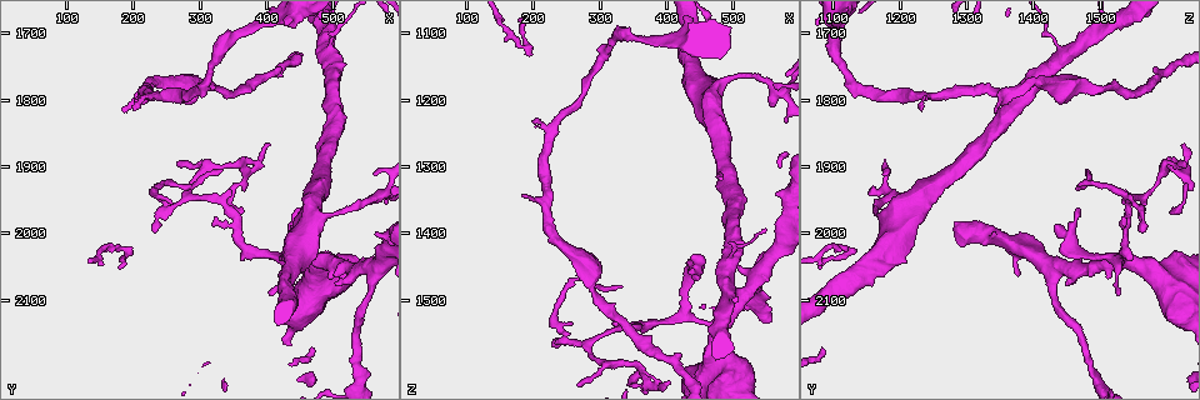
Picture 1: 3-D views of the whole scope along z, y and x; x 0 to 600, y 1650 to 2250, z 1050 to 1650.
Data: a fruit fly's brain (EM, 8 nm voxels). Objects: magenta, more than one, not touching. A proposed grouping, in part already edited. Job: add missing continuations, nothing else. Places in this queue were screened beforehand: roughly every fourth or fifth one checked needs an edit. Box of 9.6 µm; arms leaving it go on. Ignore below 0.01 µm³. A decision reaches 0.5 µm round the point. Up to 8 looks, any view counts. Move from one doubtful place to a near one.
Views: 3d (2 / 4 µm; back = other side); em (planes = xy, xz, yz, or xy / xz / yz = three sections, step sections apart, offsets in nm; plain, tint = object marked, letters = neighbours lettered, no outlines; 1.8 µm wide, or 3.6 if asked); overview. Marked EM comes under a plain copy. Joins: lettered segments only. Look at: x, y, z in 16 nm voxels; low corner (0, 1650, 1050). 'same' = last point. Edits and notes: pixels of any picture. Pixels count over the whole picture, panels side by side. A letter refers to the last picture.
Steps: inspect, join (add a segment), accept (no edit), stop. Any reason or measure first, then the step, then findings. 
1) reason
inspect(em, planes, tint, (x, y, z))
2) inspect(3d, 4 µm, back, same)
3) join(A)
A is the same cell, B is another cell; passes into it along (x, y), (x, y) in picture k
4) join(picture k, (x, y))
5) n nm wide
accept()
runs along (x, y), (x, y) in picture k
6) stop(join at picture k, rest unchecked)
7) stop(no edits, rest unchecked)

tapers out
inspect(em, xy, step 16, tint, (360, 1965, 1610))

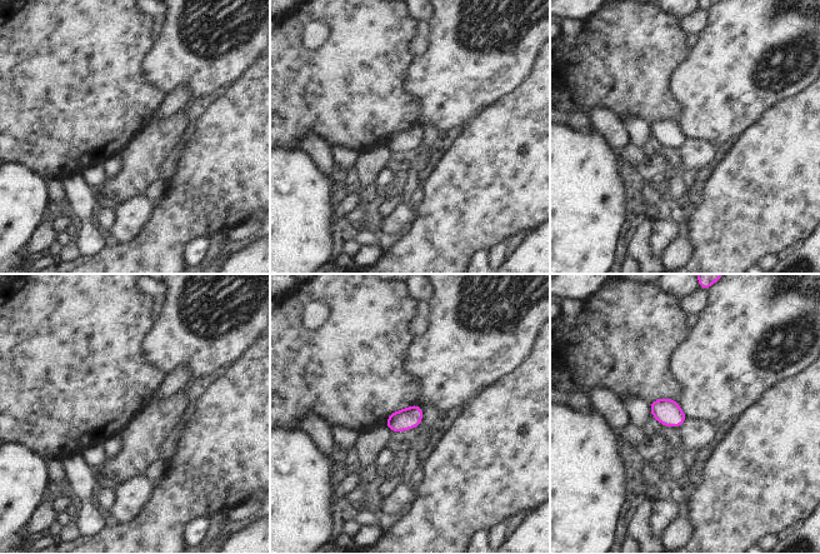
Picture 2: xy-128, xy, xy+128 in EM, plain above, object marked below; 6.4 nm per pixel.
inspect(em, xz, step 16, letters, same)

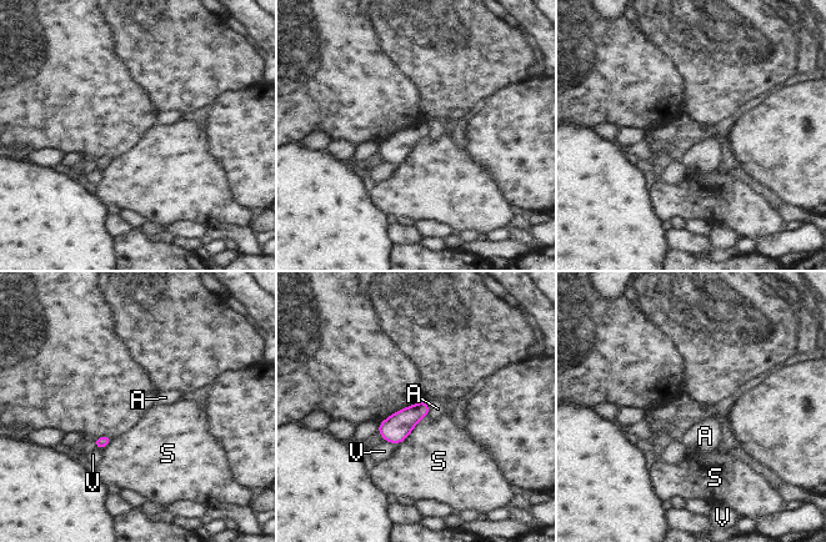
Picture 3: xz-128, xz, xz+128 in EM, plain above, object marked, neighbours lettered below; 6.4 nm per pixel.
accept()
A, S and V are other cells; border along (427, 415), (398, 445) in picture 3; no lettered segment goes on from it

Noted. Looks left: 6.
tapers out
inspect(3d, 4 µm, (560, 1905, 1180))

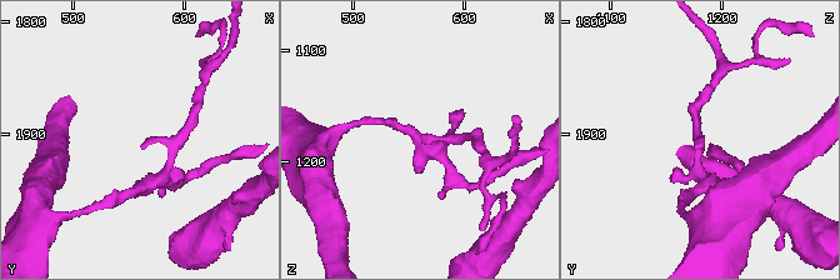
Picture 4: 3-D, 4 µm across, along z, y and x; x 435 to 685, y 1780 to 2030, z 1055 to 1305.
inspect(em, planes, tint, (558, 1908, 1176))

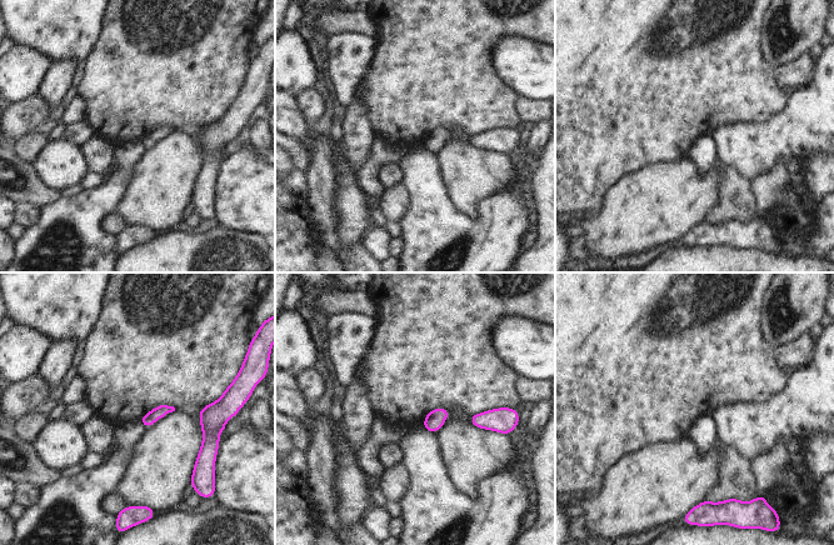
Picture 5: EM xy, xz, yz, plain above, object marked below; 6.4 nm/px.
inspect(em, planes, letters, same)

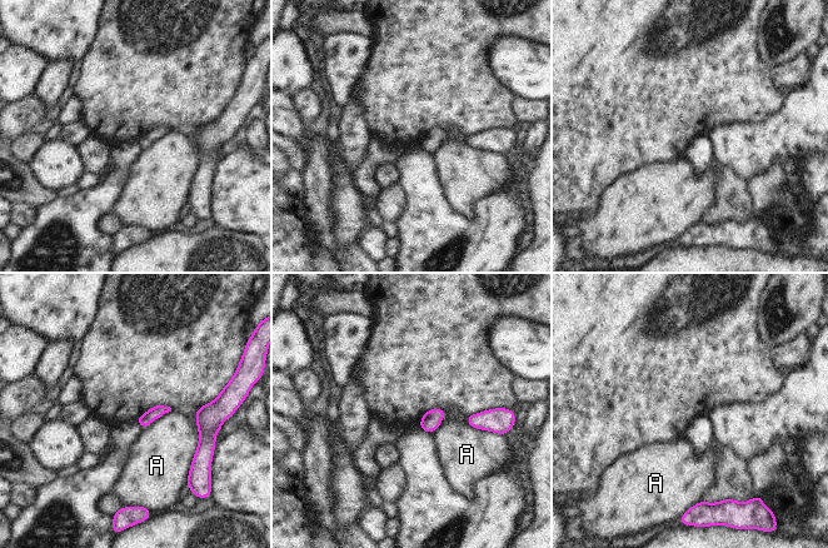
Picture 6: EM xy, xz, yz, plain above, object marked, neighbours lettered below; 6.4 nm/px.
accept()
A is another cell; border along (199, 431), (199, 443), (185, 481) in picture 6; no lettered segment goes on from it

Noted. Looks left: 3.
tapers out
inspect(em, planes, letters, (205, 1815, 1230))

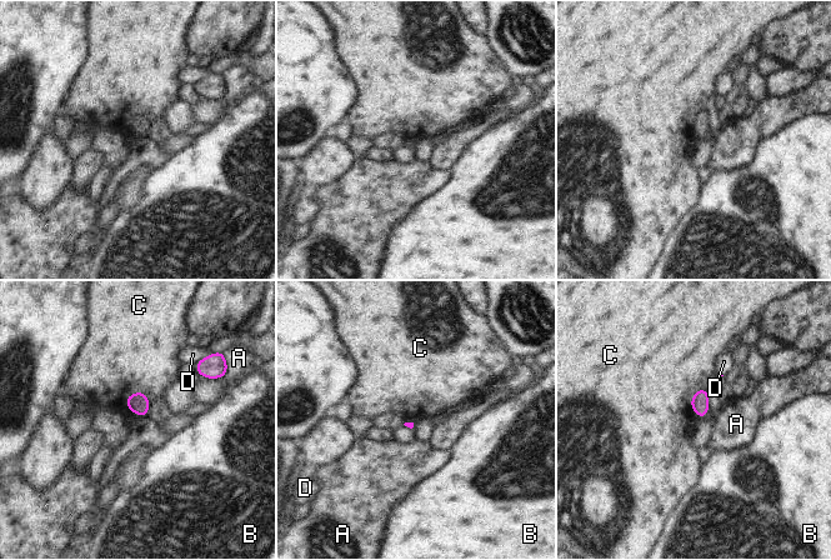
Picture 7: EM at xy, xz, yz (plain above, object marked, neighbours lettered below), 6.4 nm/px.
accept()
A, B, C and D are other cells; border along (149, 400), (133, 393), (124, 401) in picture 7; none of them fits

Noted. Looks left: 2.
stop(no edits, rest unchecked)

